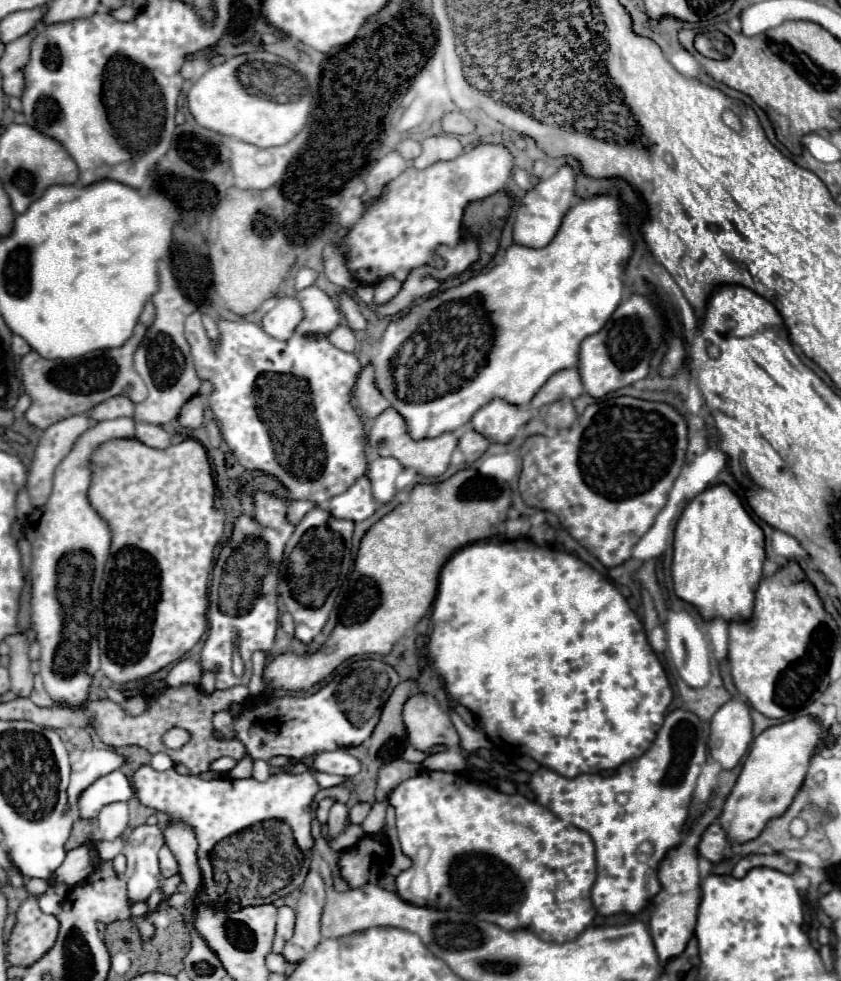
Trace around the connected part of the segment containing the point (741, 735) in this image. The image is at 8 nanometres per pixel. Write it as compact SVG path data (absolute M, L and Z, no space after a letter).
M727 701L711 719L709 725L709 753L723 767L733 769L747 753L753 739L753 721L749 705Z

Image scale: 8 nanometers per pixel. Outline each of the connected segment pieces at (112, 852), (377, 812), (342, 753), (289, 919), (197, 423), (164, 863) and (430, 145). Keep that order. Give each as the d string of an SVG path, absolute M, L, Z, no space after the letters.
M121 837L115 839L115 841L111 841L111 843L103 843L103 841L97 839L97 851L99 851L101 859L113 859L115 855L119 855L123 851L121 845L123 845L123 839Z
M383 799L383 801L379 801L379 803L375 803L375 805L373 805L371 813L369 813L369 815L367 815L367 819L361 823L361 827L363 827L363 831L365 831L365 833L377 833L377 831L383 827L387 807L389 807L387 799Z
M345 749L315 755L313 757L313 767L317 771L325 771L325 773L331 773L331 775L341 775L341 777L353 777L361 771L361 763L353 755L349 755Z
M287 905L279 907L277 913L277 933L275 933L275 941L273 941L273 951L281 953L283 945L291 939L293 935L293 927L295 927L295 911Z
M193 395L183 407L181 407L181 413L179 413L179 423L183 427L191 427L191 429L197 429L201 427L203 423L203 399L201 395Z
M163 845L161 851L159 851L159 865L161 865L161 875L163 875L163 877L177 875L177 863L175 863L175 857L171 855L171 851L167 851L165 845Z
M431 135L421 143L423 153L413 161L415 167L429 167L435 161L455 159L463 153L463 145L455 135Z

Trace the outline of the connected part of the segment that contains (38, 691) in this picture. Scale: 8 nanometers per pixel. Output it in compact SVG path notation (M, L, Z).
M35 675L35 689L31 693L31 701L39 707L53 707L53 699L47 695L45 687L43 687L43 681L39 675Z

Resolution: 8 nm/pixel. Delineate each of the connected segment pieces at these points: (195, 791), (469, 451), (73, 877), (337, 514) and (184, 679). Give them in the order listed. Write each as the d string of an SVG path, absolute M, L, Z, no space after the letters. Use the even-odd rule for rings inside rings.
M143 765L143 767L139 767L139 769L137 769L137 771L135 771L135 775L133 775L133 781L135 781L135 785L133 785L133 787L135 787L135 793L137 793L137 799L139 799L139 801L141 801L141 803L143 803L143 805L147 805L147 807L153 807L153 809L157 809L157 811L159 811L159 809L161 809L161 811L165 811L165 813L167 813L167 815L171 815L171 817L175 817L175 819L183 819L183 821L187 821L187 823L191 823L191 825L193 825L193 827L195 827L195 833L197 833L197 839L199 839L199 859L207 859L207 857L209 857L209 853L211 853L211 851L213 851L213 847L215 847L215 845L217 845L217 843L219 843L219 841L221 841L221 839L223 839L223 837L227 837L227 835L231 835L231 833L237 833L237 831L243 831L243 829L247 829L247 827L249 827L249 825L255 825L255 827L259 827L259 821L267 821L267 827L279 827L279 819L281 819L281 821L285 821L285 823L287 823L287 825L289 825L289 827L291 827L291 829L293 829L293 835L291 835L291 847L275 847L275 855L283 855L283 867L279 867L279 871L271 871L271 887L267 887L267 883L263 883L263 887L255 887L255 891L251 891L251 899L265 899L265 901L267 901L267 903L263 903L263 904L273 903L273 901L276 900L277 897L283 897L284 895L291 893L296 887L300 886L304 882L306 875L309 871L310 862L312 860L312 851L313 851L313 847L314 847L314 843L315 843L314 838L311 837L311 821L313 821L311 805L313 803L313 797L315 797L315 793L317 793L317 791L319 791L319 785L317 785L317 781L315 781L315 777L313 777L313 775L311 775L311 773L303 773L303 775L289 775L289 773L287 773L287 771L279 771L279 773L273 773L273 775L269 775L269 779L267 779L267 781L255 781L255 779L253 779L253 777L249 777L249 779L233 779L233 781L231 781L231 779L227 779L227 777L219 777L219 779L201 779L201 777L195 777L195 775L179 775L179 773L177 773L177 771L175 771L175 769L169 769L169 771L155 771L155 769L153 769L153 767L151 767L151 765ZM299 848L301 849L301 851L304 855L304 863L303 863L302 869L300 870L300 874L298 874L297 877L295 877L291 881L291 875L295 875L295 863L299 863L299 859L303 859L303 855L299 855Z
M467 429L465 433L461 433L457 447L463 453L463 461L473 463L487 451L489 443L487 443L487 439L483 439L483 435L475 435L475 431Z
M81 845L77 849L71 849L65 857L65 861L61 863L61 867L57 869L57 883L63 885L75 885L83 879L87 879L87 875L93 871L93 861L91 861L91 851L89 845Z
M359 477L343 495L337 495L327 505L327 511L335 519L349 519L355 523L369 519L375 509L375 501L371 499L371 483L367 483L367 477Z
M183 659L167 675L167 685L169 687L181 687L181 685L195 685L201 681L201 667L199 661L193 659Z

